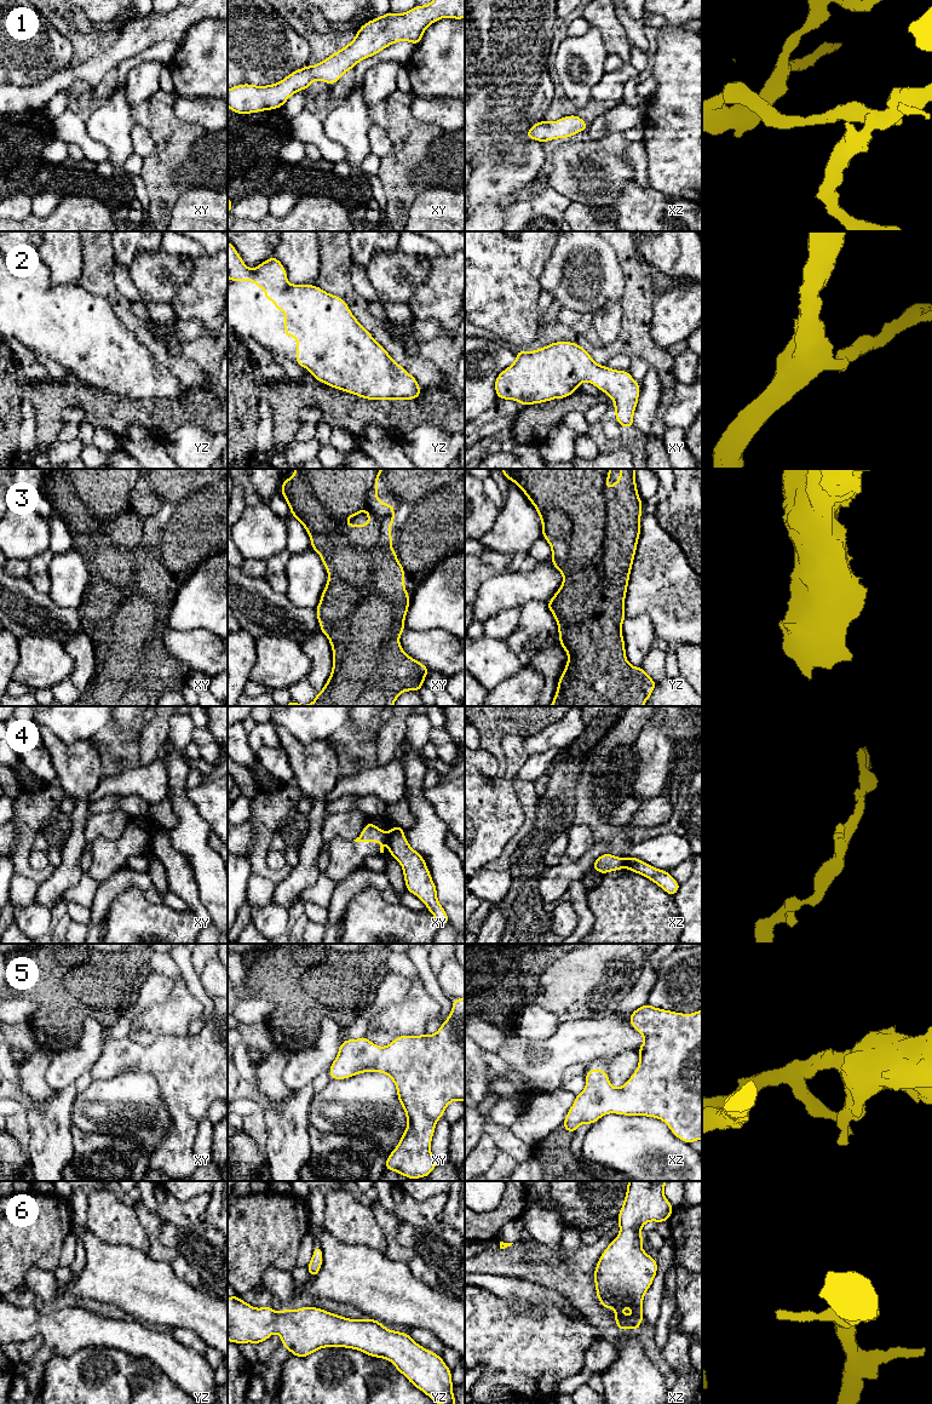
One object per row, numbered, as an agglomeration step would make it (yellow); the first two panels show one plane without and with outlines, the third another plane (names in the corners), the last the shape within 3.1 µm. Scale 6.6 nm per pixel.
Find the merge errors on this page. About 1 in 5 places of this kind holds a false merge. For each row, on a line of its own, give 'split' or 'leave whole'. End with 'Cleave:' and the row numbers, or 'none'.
1: leave whole
2: leave whole
3: leave whole
4: split
5: leave whole
6: leave whole
Cleave: 4

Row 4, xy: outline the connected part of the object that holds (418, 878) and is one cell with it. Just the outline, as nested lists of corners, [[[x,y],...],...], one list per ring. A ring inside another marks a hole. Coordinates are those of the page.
[[[395,826],[389,831],[389,853],[403,869],[407,890],[416,895],[433,915],[439,926],[449,923],[448,915],[437,899],[437,888],[427,865],[404,837],[404,829]]]

